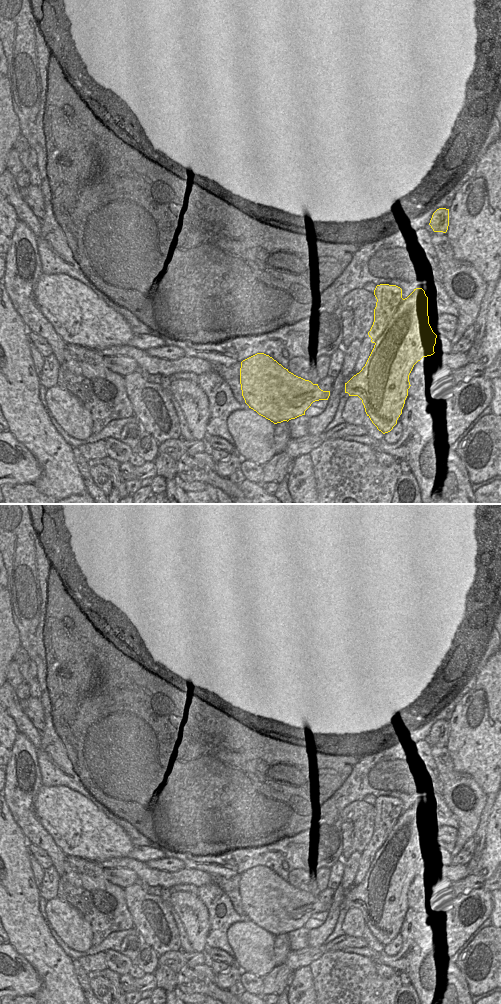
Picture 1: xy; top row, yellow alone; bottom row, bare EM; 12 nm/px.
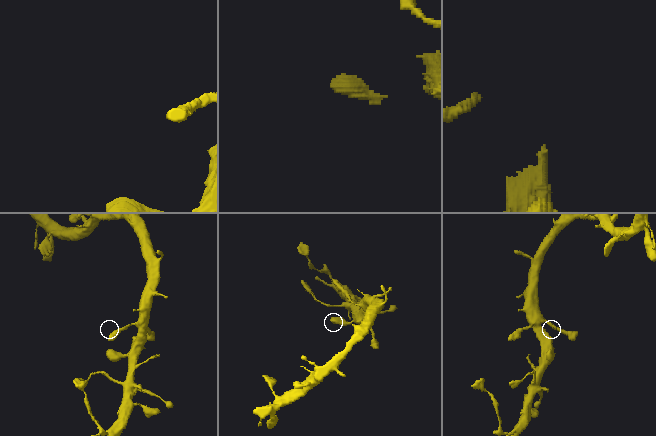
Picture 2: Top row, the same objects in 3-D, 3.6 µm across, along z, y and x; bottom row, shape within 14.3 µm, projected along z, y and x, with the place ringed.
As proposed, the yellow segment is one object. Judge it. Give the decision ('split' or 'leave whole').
leave whole

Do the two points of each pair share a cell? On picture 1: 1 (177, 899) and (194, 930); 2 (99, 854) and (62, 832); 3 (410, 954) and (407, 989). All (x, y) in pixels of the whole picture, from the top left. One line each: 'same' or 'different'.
1: same
2: same
3: different

